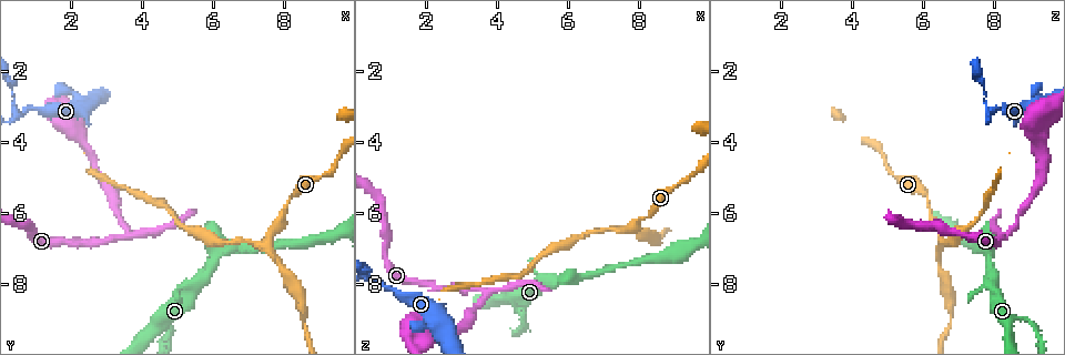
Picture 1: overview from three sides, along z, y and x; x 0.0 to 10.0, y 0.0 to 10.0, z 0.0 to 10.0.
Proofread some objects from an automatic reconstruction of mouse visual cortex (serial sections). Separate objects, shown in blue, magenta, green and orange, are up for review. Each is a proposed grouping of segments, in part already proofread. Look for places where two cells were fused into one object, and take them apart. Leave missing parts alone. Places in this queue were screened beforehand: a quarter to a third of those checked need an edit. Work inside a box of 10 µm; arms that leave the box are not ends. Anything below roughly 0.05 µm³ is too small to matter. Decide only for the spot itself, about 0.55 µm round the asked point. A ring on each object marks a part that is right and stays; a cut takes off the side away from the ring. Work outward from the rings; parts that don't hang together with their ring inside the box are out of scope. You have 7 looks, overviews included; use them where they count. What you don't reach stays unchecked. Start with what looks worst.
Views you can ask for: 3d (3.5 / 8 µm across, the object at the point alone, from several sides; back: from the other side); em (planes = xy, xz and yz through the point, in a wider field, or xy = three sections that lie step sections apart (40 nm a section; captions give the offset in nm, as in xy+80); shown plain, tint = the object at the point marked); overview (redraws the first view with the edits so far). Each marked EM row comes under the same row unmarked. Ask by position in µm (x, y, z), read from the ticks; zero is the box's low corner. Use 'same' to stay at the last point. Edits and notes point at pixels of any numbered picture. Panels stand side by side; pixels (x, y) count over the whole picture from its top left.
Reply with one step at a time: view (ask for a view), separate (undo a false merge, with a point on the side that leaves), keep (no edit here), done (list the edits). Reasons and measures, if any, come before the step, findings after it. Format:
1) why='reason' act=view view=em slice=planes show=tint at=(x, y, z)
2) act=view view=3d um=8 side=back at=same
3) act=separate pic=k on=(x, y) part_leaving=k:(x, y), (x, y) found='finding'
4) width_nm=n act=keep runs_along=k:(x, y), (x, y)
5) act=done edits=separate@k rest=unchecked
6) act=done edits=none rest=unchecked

why='arms part here' act=view view=3d um=3.5 at=(6.10, 7.15, 7.95)

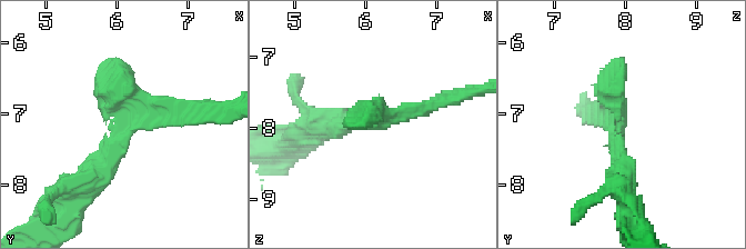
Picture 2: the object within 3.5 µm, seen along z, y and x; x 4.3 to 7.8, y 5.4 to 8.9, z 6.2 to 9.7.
why='shape alone is not enough' act=view view=em slice=xy step=5 show=tint at=(6.20, 7.15, 7.90)

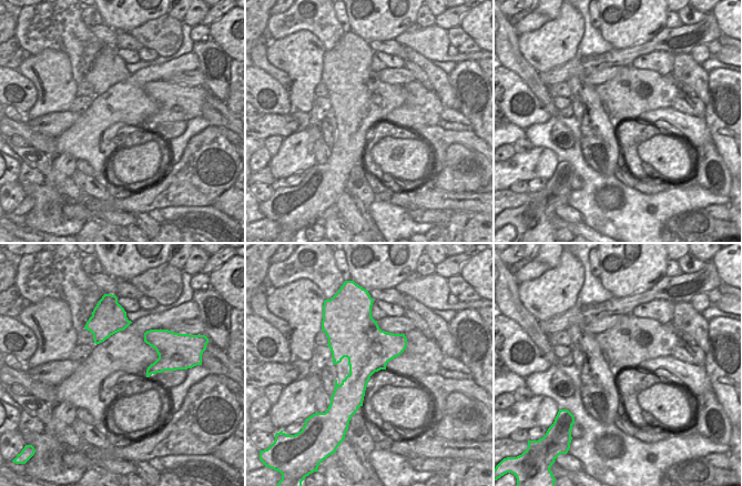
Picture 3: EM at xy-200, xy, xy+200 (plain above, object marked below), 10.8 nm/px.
width_nm=500 act=keep runs_along=2:(84, 180), (145, 106), (193, 112) found='continuous, no second cell'

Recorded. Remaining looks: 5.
why='sharp bend' act=view view=3d um=3.5 at=(3.60, 6.70, 8.25)

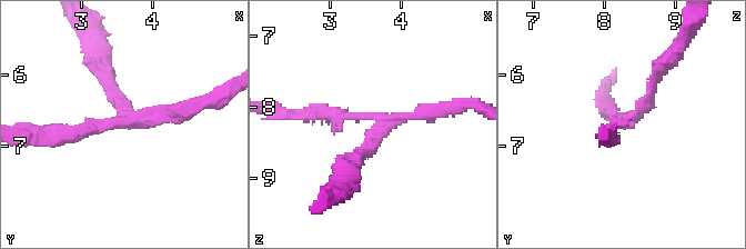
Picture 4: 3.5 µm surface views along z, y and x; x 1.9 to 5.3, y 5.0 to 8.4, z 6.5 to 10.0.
arms=3 arm_widths_nm=200,200,250 why='shape alone is not enough' act=view view=em slice=xy step=3 show=tint at=(3.70, 6.65, 8.20)

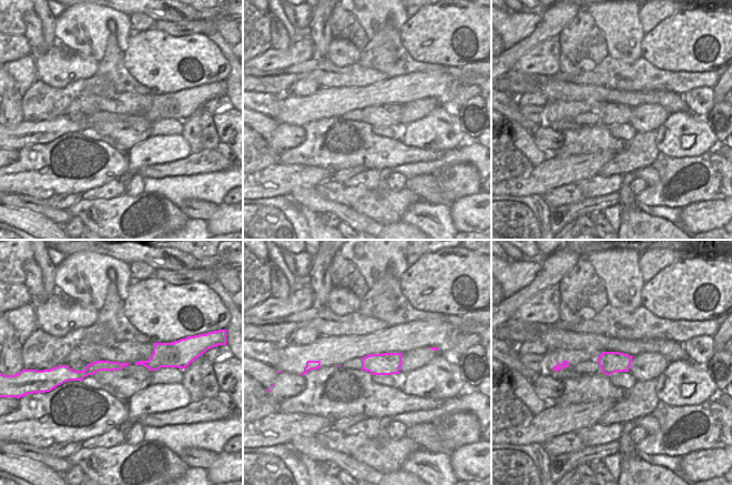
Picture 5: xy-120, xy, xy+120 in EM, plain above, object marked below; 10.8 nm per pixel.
act=separate pic=4 on=(106, 62) part_leaving=4:(116, 100), (91, 31) found='a second cell is stuck on'

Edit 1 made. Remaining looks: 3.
act=view view=overview

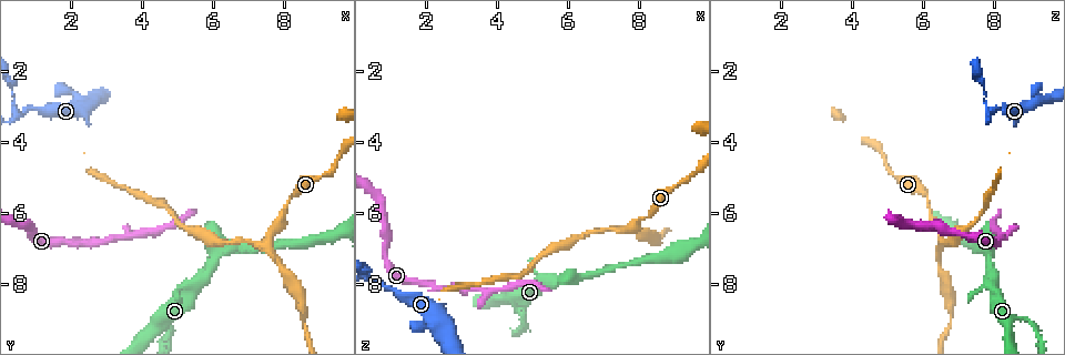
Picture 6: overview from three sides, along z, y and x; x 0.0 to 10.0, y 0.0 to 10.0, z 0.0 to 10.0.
why='sharp bend' act=view view=3d um=8 at=(0.85, 3.05, 8.10)

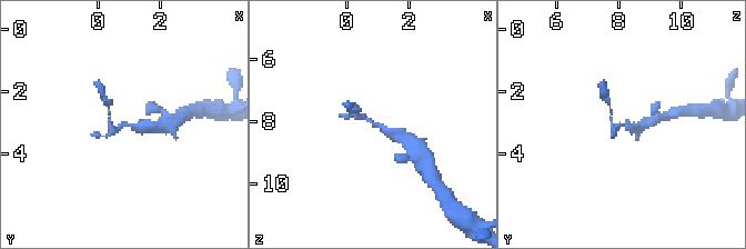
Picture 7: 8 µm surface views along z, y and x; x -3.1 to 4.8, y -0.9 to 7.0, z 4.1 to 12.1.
why='zoom in' act=view view=3d um=3.5 at=same

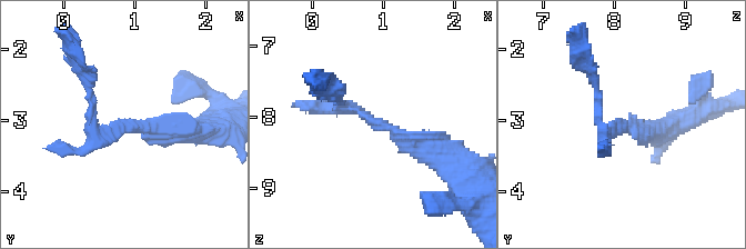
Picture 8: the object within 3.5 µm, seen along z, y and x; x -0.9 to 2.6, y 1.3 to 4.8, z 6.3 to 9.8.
act=keep runs_along=8:(443, 158), (338, 101) found='all the same cell'

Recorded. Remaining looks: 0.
act=done edits=separate@4 rest=unchecked

